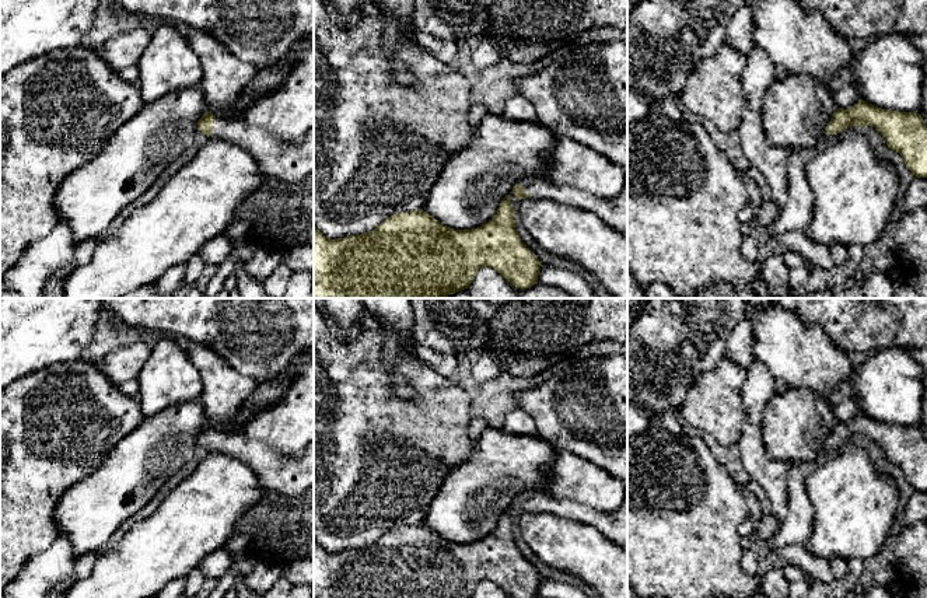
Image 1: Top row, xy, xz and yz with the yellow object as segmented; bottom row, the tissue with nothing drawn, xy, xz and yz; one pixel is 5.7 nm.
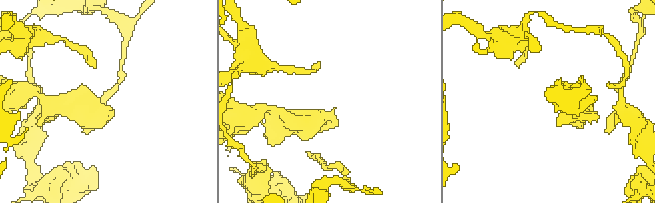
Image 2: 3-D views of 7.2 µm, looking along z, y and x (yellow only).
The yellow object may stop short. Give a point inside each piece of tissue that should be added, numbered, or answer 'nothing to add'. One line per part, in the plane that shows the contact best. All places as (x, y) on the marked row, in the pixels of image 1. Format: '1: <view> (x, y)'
1: xy (279, 160)

